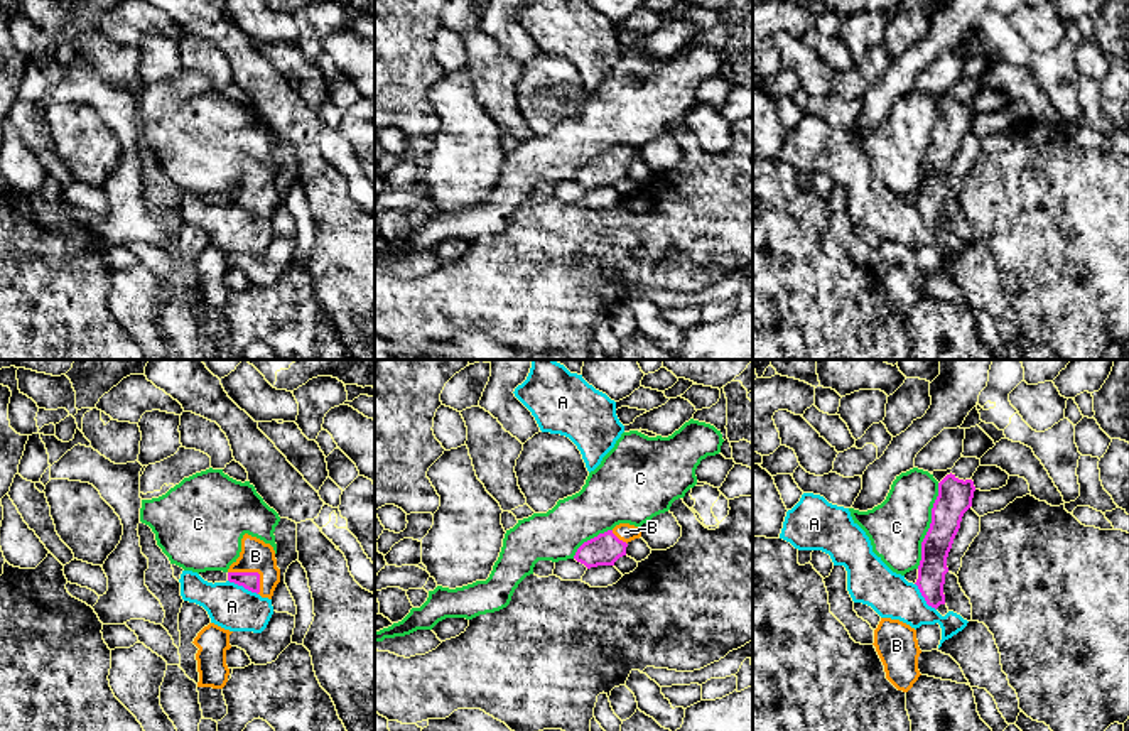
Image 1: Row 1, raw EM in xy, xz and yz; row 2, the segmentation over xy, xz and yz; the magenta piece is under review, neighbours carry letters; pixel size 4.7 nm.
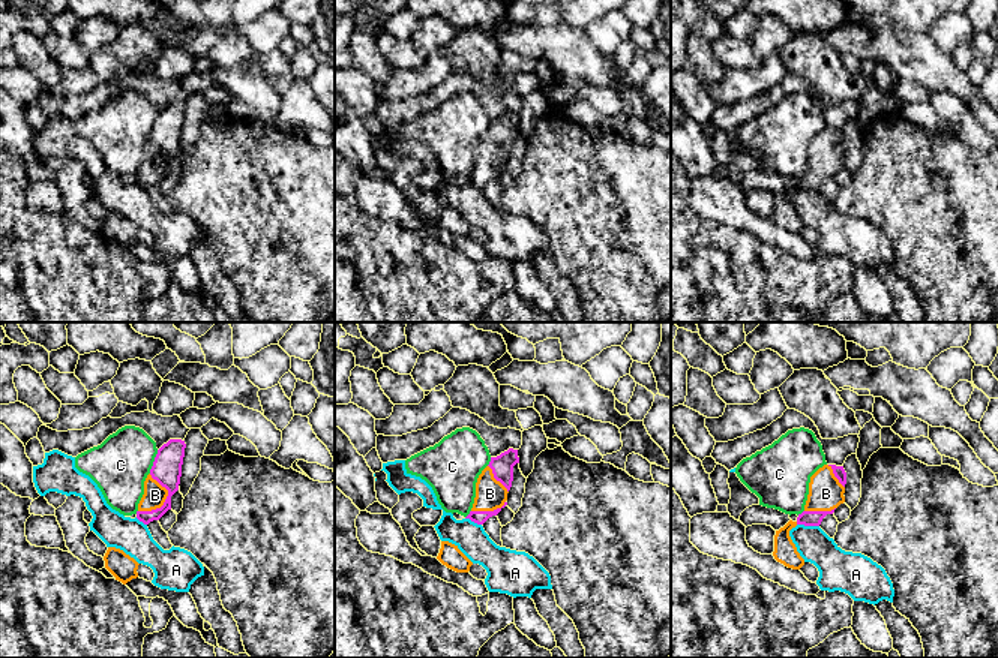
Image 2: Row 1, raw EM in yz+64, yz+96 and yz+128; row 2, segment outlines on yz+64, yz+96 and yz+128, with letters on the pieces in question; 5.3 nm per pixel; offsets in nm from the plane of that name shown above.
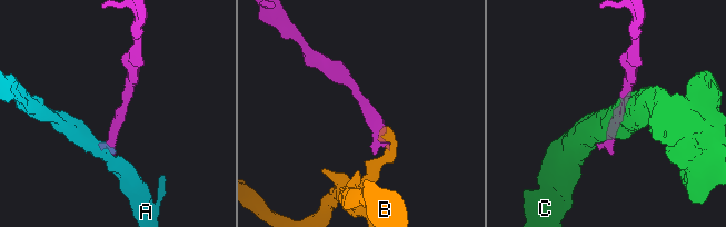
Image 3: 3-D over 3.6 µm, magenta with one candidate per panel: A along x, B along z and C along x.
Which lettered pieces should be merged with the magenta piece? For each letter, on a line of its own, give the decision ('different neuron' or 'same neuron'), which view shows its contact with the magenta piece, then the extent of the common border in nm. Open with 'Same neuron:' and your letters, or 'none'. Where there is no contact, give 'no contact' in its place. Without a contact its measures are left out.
Same neuron: B
A: different neuron; contact in xy; length 160 nm
B: same neuron; contact in xy; length 190 nm
C: different neuron; contact in yz; length 420 nm

